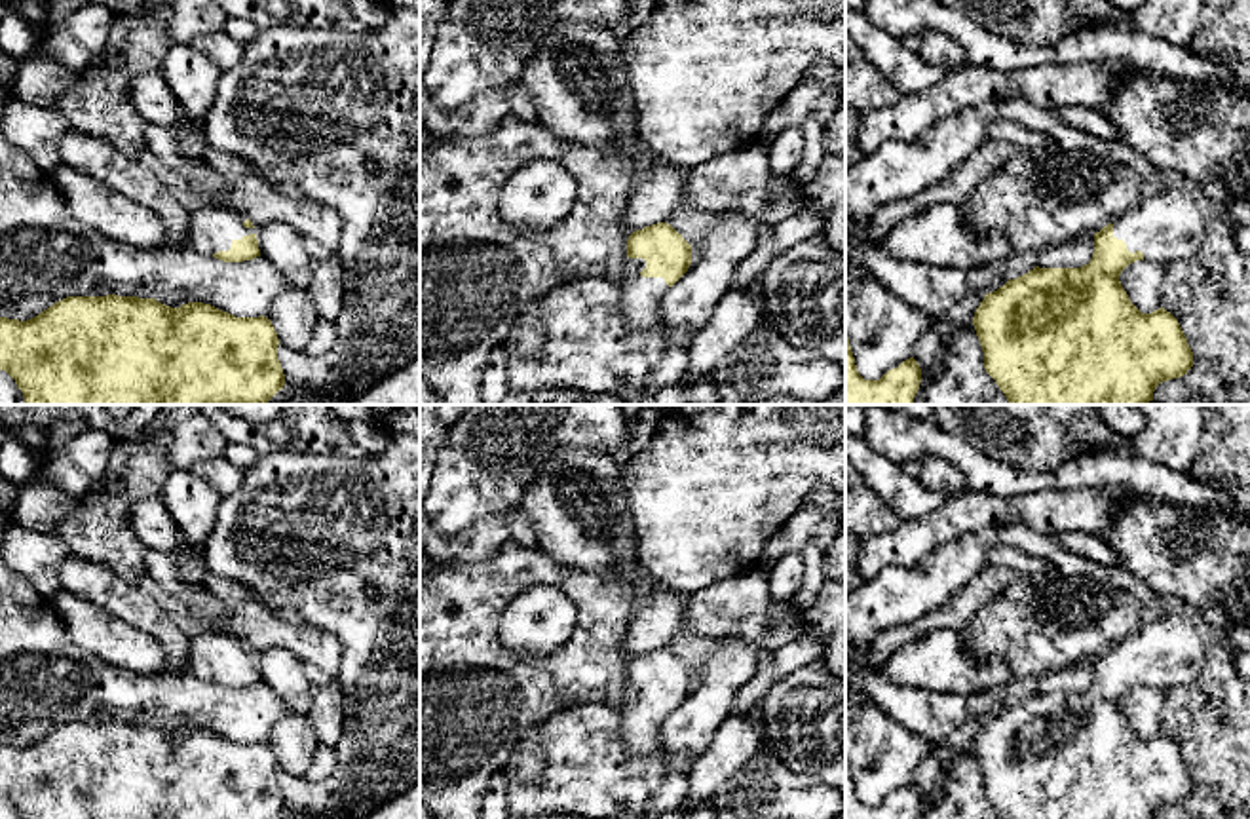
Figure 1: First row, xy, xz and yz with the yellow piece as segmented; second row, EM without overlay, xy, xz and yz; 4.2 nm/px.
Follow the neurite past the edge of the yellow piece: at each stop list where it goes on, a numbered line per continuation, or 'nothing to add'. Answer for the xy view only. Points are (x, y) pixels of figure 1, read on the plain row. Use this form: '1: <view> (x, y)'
1: xy (213, 652)

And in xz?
1: xz (641, 723)

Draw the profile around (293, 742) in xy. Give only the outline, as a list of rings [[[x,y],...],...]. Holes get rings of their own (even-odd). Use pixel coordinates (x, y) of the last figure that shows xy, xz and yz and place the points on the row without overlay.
[[[289,714],[274,724],[268,745],[283,771],[306,777],[319,741],[306,716]]]

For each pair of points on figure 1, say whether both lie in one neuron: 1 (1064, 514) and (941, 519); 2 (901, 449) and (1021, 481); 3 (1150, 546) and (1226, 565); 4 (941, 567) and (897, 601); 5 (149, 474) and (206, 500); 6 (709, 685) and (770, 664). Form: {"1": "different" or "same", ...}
{"1": "same", "2": "same", "3": "same", "4": "same", "5": "different", "6": "different"}

